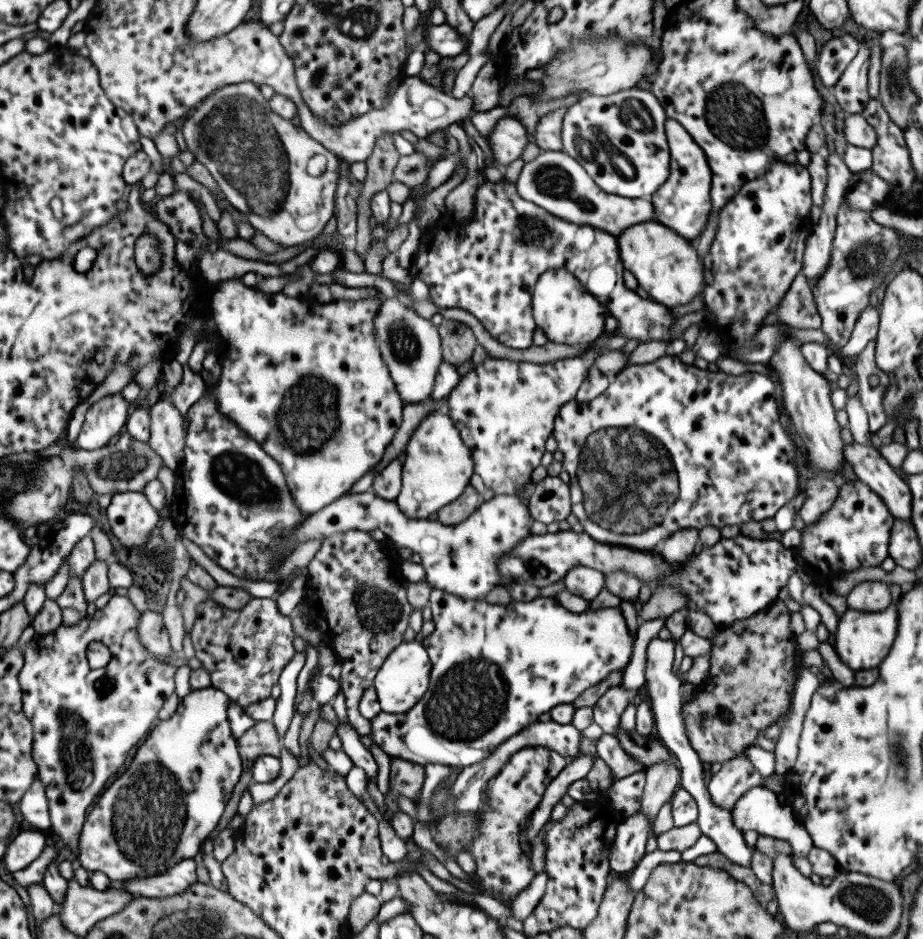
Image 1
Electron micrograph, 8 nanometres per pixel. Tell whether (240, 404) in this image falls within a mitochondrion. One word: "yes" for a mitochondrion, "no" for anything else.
no

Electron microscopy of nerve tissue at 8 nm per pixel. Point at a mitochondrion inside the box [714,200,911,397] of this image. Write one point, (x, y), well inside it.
(865, 260)

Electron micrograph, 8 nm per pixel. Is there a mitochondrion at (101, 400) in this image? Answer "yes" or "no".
no

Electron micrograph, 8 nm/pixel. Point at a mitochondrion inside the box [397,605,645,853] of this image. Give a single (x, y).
(465, 703)

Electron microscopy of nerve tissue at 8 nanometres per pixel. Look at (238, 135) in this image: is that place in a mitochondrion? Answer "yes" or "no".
yes

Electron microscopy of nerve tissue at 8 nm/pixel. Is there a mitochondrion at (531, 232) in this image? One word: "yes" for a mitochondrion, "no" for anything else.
yes

